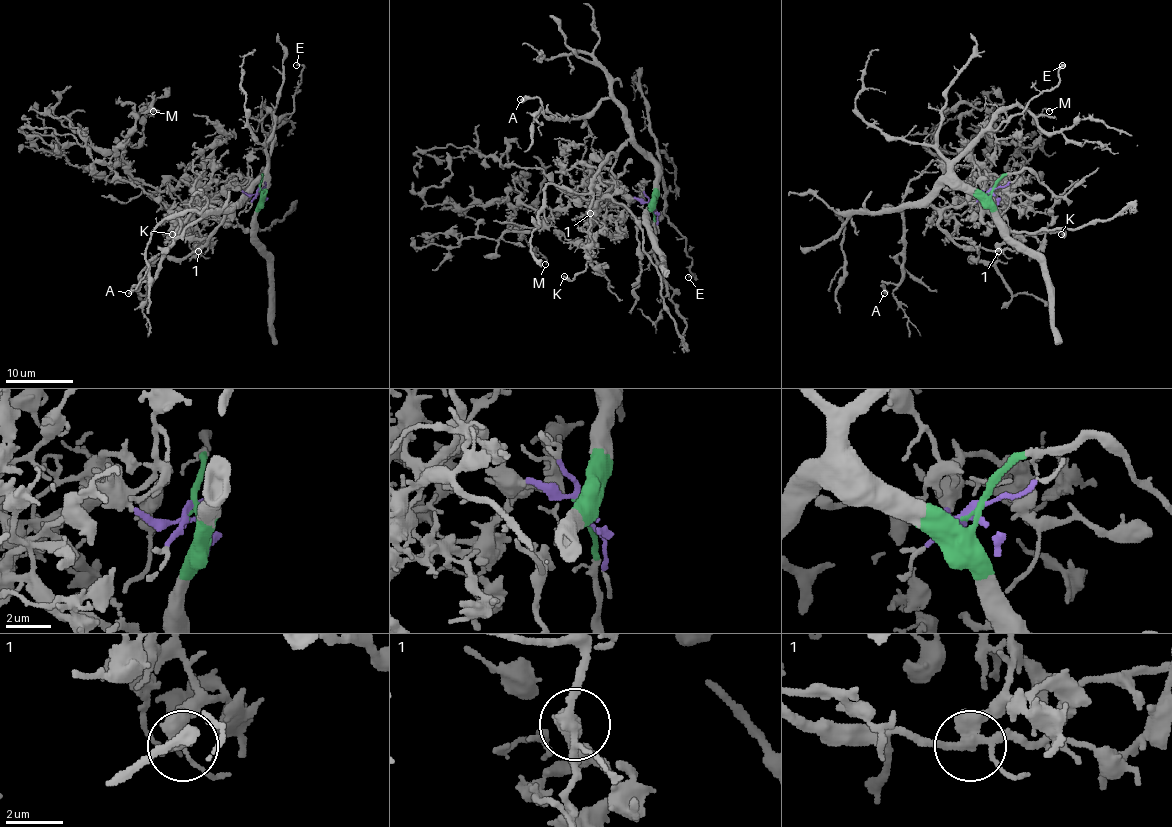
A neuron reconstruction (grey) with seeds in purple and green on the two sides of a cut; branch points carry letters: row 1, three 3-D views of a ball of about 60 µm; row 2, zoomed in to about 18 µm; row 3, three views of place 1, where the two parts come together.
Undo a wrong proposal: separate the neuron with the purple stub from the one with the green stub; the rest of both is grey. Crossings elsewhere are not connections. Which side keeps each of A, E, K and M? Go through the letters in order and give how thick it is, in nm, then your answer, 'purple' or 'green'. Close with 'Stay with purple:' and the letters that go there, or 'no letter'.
A: 420 nm | green
E: 150 nm | green
K: 400 nm | green
M: 140 nm | purple
Stay with purple: M

